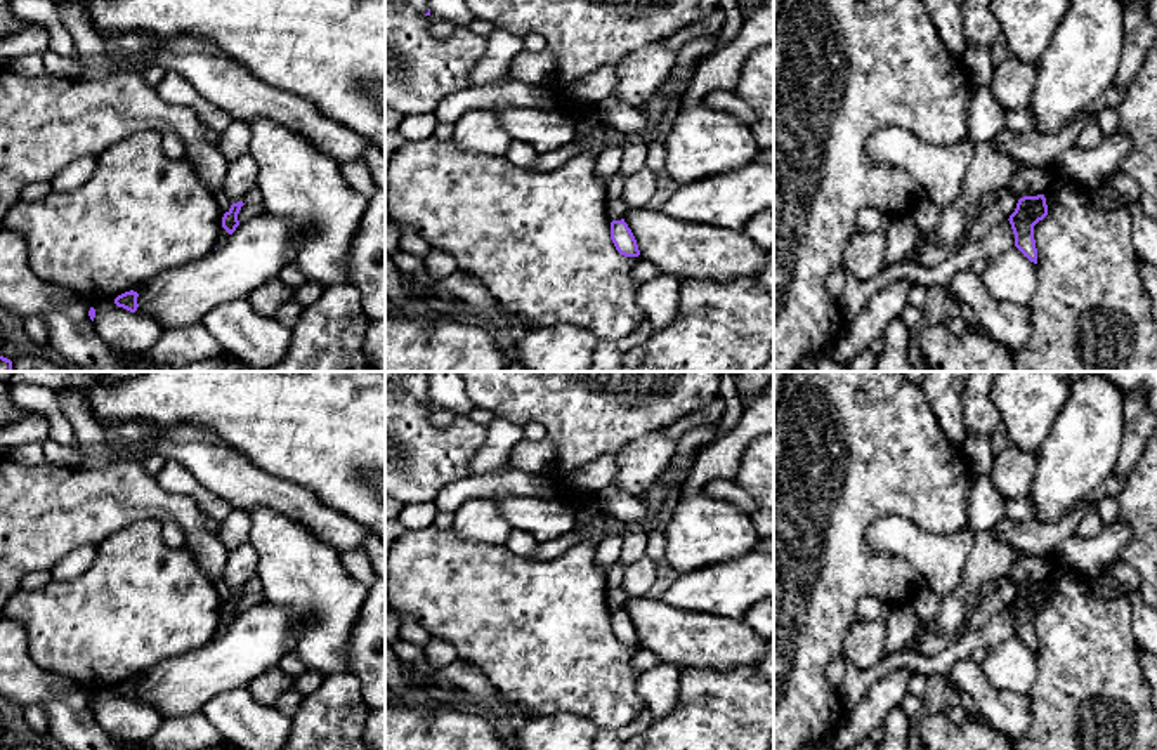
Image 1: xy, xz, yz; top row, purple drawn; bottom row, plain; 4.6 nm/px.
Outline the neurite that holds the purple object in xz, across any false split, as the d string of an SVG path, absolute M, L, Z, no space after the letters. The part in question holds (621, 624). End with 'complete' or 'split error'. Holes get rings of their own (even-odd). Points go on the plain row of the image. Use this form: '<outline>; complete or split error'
M624 608L611 611L611 628L621 644L624 644L624 646L640 644L637 628L635 628L631 618L628 616L628 613L624 611Z; complete

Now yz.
M1037 583L1020 587L1015 601L1008 608L1015 623L1015 635L1034 653L1037 653L1034 615L1046 604L1046 587L1044 583Z; complete

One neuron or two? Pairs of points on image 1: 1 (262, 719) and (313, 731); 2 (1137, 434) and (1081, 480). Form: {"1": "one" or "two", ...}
{"1": "two", "2": "two"}

